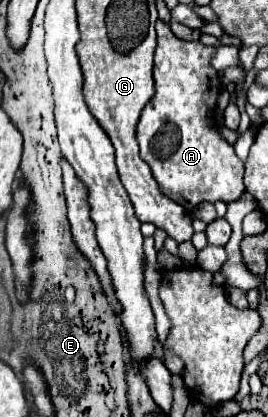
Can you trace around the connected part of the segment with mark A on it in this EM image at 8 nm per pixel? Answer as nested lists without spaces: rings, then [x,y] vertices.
[[[160,20],[156,24],[156,32],[156,92],[150,106],[142,110],[136,128],[140,156],[150,166],[162,192],[184,206],[186,212],[192,212],[200,202],[234,202],[244,192],[244,164],[238,160],[234,146],[228,144],[216,128],[214,108],[220,94],[220,78],[210,66],[214,46],[180,40],[172,34],[170,26]]]

